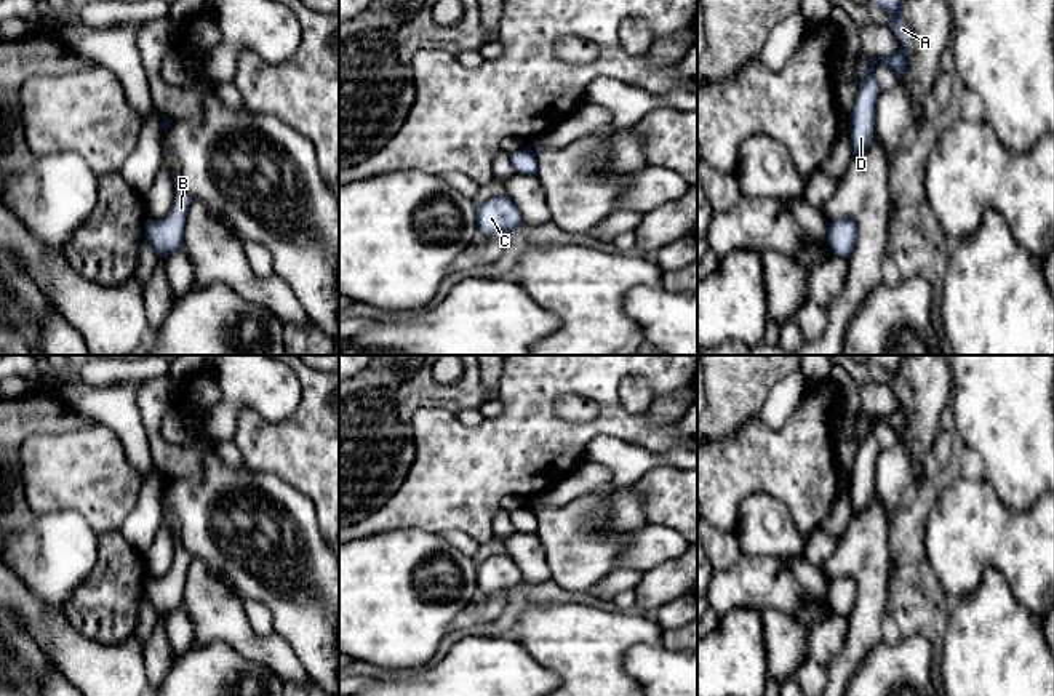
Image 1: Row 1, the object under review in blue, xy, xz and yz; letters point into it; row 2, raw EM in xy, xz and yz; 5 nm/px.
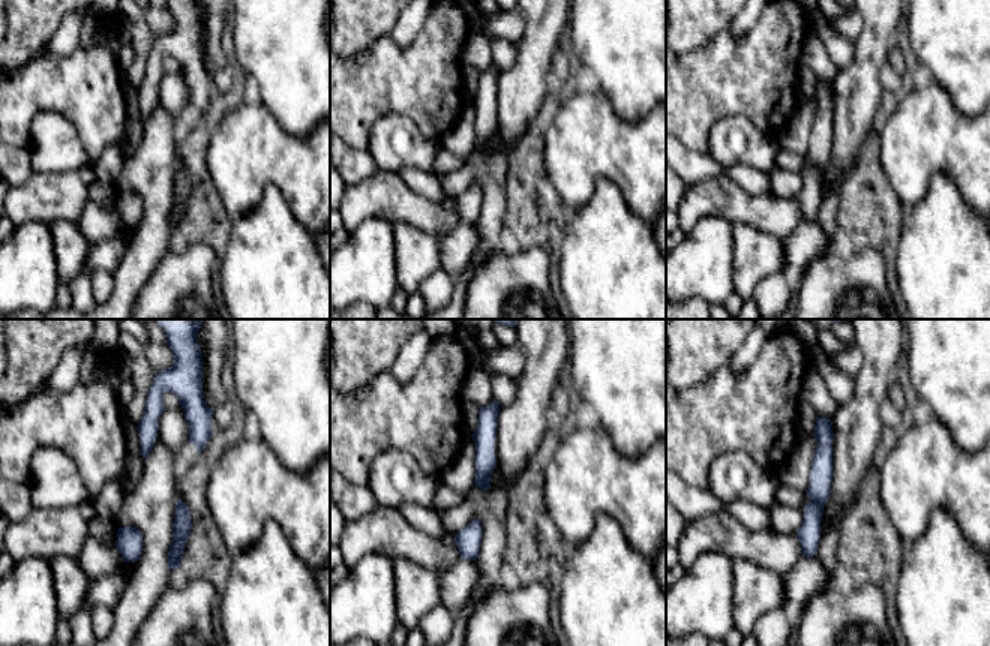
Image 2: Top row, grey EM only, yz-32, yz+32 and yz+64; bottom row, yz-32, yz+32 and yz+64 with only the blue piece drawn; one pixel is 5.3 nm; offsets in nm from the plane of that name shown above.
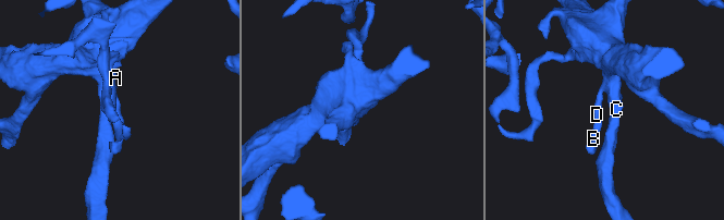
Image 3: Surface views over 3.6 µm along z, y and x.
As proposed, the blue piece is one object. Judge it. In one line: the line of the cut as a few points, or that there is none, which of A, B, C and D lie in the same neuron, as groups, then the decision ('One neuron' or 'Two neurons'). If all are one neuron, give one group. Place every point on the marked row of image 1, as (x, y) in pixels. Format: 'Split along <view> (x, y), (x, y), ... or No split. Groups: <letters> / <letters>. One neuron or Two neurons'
No split. Groups: A B C D. One neuron

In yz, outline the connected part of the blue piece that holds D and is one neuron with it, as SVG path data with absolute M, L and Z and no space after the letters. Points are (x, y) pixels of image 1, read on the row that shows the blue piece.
M870 0L880 5L891 16L891 29L900 40L900 48L891 56L878 56L868 59L868 69L864 80L859 83L859 91L856 94L856 102L849 115L849 133L851 133L851 150L852 158L862 155L862 152L870 146L873 134L875 120L875 102L880 94L878 83L875 80L873 70L876 62L883 62L892 70L892 74L900 78L907 72L907 56L908 56L908 27L902 19L902 2L904 0Z

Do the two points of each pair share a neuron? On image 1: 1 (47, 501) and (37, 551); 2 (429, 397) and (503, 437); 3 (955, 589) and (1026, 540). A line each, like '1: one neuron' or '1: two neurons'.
1: two neurons
2: two neurons
3: one neuron

